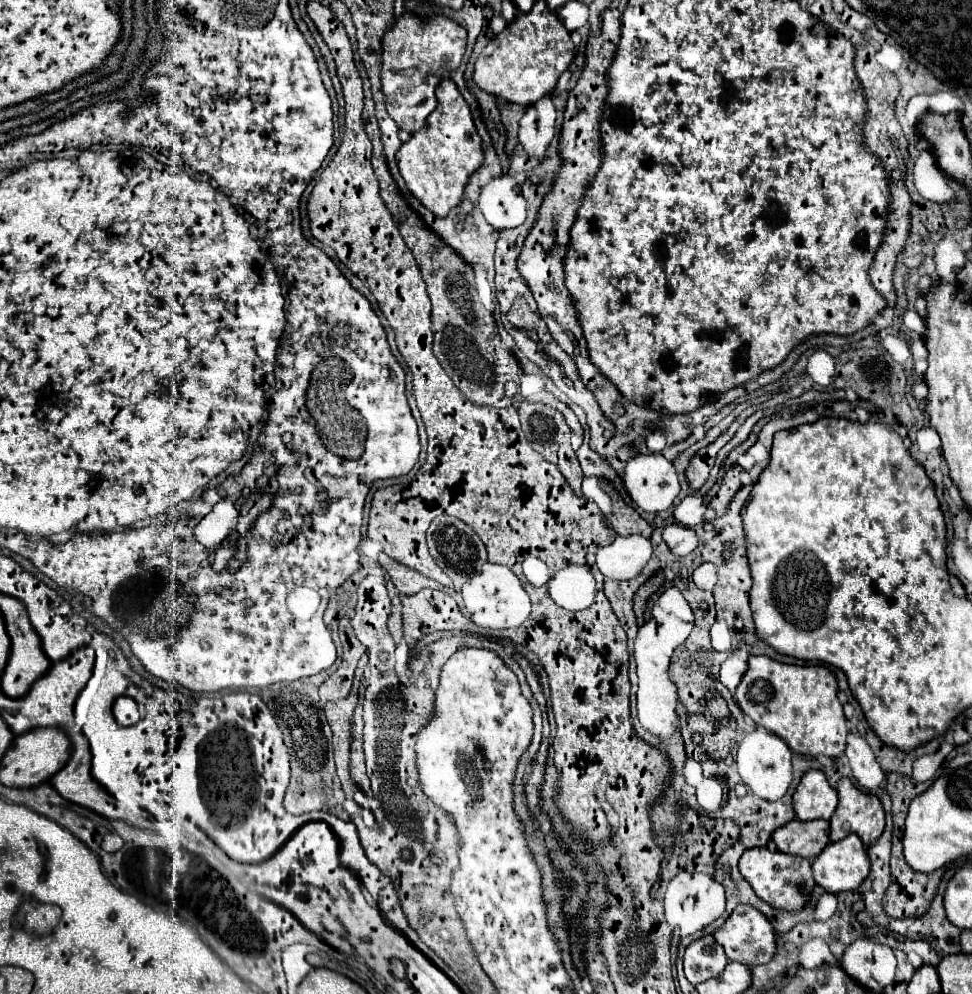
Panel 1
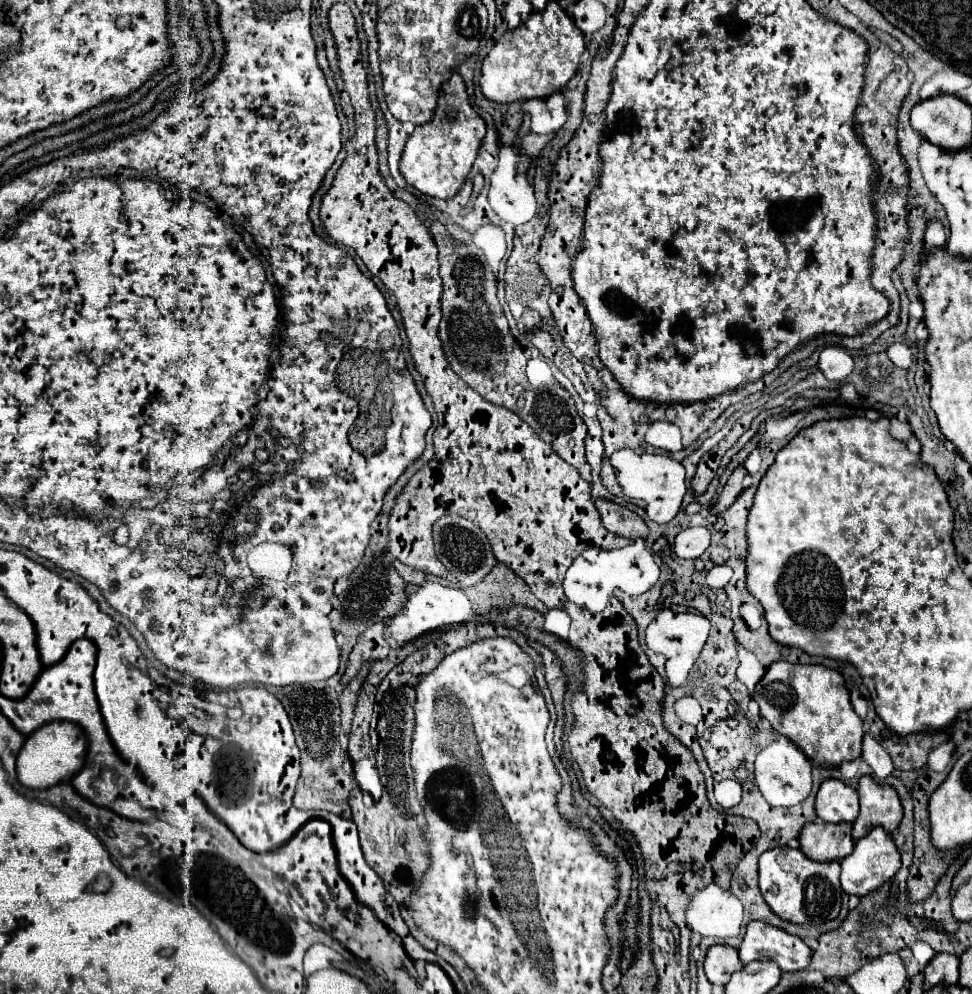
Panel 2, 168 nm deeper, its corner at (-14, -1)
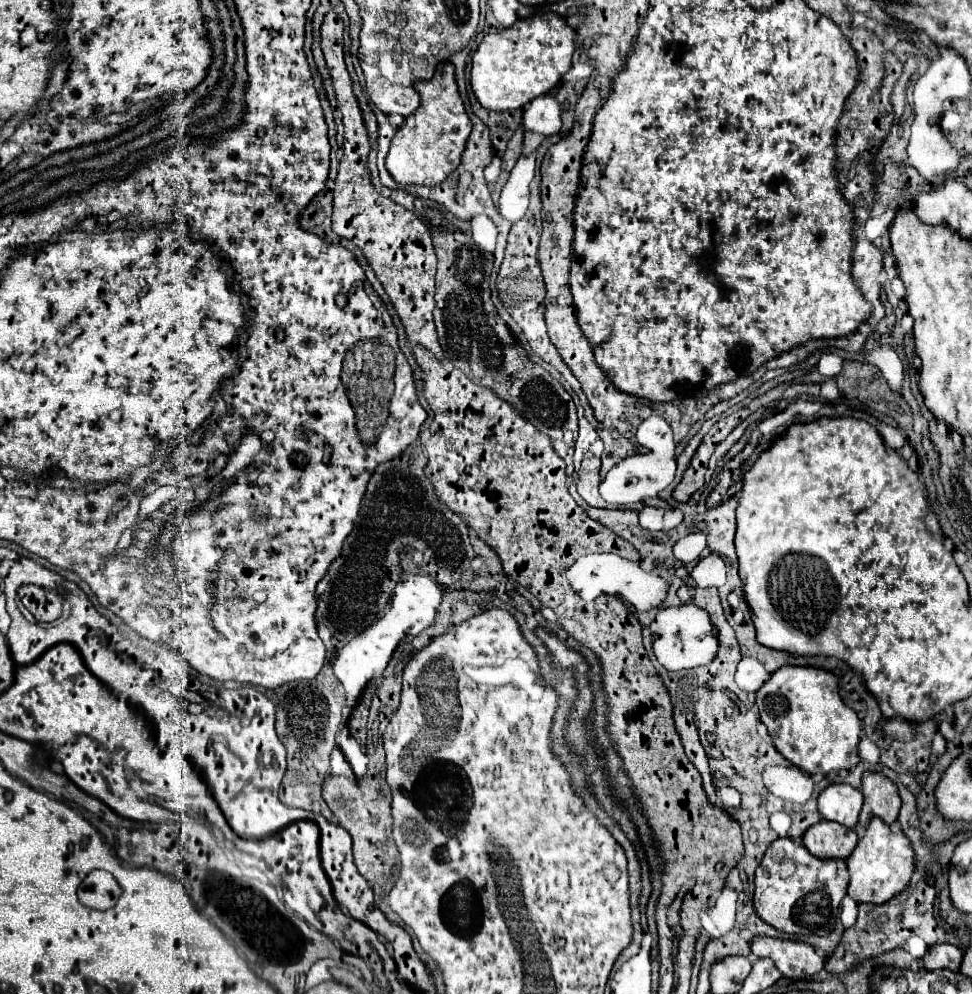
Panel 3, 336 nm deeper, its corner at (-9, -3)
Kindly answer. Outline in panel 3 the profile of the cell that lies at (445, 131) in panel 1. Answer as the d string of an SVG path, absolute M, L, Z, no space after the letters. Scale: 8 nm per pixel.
M441 62L435 76L431 80L417 82L415 90L421 94L421 108L397 130L385 166L397 184L437 186L459 166L473 124L459 96L451 62Z

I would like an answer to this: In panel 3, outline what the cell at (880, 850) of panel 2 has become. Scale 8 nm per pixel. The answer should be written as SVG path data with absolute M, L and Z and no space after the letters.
M873 818L867 826L865 836L857 842L853 854L847 858L849 870L849 886L847 894L855 902L873 902L883 904L893 898L897 892L905 890L909 884L909 876L913 872L913 848L907 836L901 830L887 826L881 818Z

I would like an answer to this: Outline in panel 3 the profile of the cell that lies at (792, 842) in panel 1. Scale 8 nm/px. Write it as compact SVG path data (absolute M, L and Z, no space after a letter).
M821 820L803 834L803 846L817 858L847 858L857 846L857 832L835 822Z

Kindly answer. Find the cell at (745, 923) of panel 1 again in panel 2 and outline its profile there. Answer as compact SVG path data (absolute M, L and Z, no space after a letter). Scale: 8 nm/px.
M764 922L748 924L738 952L744 964L752 960L774 960L784 972L804 970L812 958L812 950L804 940Z

